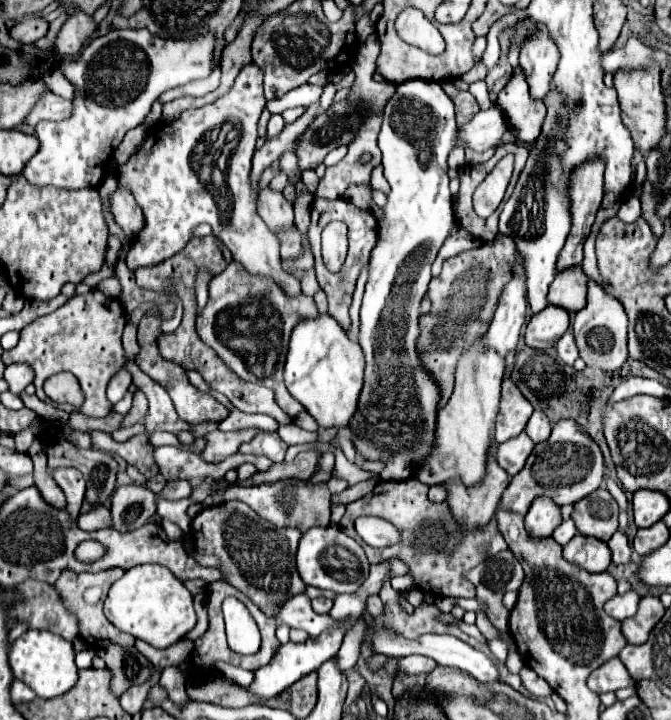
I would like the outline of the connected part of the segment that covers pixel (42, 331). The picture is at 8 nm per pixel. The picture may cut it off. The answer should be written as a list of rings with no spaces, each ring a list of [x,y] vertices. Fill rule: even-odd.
[[[96,288],[88,294],[70,298],[62,308],[54,310],[50,316],[40,316],[20,332],[20,342],[16,348],[2,354],[2,362],[10,364],[34,364],[34,372],[40,376],[52,376],[62,370],[78,376],[80,384],[86,384],[86,404],[80,408],[82,414],[90,418],[104,418],[112,404],[106,400],[106,384],[124,366],[122,350],[122,330],[126,326],[126,316],[120,300],[104,298]]]

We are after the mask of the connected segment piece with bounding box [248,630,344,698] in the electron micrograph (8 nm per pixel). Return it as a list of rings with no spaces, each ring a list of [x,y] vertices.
[[[328,630],[316,638],[308,638],[304,644],[292,644],[292,642],[286,642],[278,648],[278,652],[274,654],[274,660],[270,660],[268,666],[262,666],[254,672],[254,682],[248,686],[252,692],[260,694],[262,698],[270,698],[270,696],[276,696],[280,694],[282,690],[286,690],[288,686],[292,686],[294,682],[298,682],[300,678],[304,678],[306,674],[310,672],[316,672],[326,660],[334,658],[334,654],[338,652],[340,644],[342,644],[342,638],[344,638],[344,632],[342,630]]]

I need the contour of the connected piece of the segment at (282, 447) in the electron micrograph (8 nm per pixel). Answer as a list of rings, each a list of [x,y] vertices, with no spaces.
[[[258,432],[250,442],[242,444],[242,448],[238,448],[238,454],[254,454],[254,456],[266,456],[272,462],[282,462],[284,454],[286,454],[286,444],[280,440],[280,436],[274,434],[266,434],[266,432]]]

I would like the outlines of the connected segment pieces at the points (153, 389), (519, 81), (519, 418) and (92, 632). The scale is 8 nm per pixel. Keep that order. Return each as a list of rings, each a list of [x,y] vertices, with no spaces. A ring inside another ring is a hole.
[[[126,362],[124,368],[132,374],[134,386],[138,386],[150,402],[150,410],[146,414],[148,432],[166,430],[166,432],[178,434],[180,430],[190,430],[190,426],[176,414],[174,404],[163,386],[154,382],[150,376],[146,376],[136,362]]]
[[[520,68],[514,70],[510,82],[498,94],[496,106],[508,116],[508,122],[512,130],[516,130],[520,142],[532,144],[538,138],[546,116],[546,106],[542,100],[534,100],[530,96],[526,76],[522,76]]]
[[[512,380],[502,382],[502,400],[496,420],[496,442],[506,442],[518,436],[532,416],[532,404],[518,392]]]
[[[114,568],[114,570],[106,570],[106,572],[98,572],[98,574],[76,574],[76,572],[62,572],[62,576],[58,578],[56,582],[56,592],[60,596],[60,600],[66,604],[66,608],[70,608],[70,612],[74,612],[74,616],[78,618],[78,626],[80,626],[80,636],[82,640],[88,642],[90,648],[98,650],[98,648],[104,648],[104,642],[114,642],[114,644],[120,644],[120,646],[132,646],[134,644],[134,636],[126,634],[126,632],[120,632],[102,612],[102,604],[104,604],[104,598],[110,590],[110,586],[124,574],[124,570],[120,568]]]

